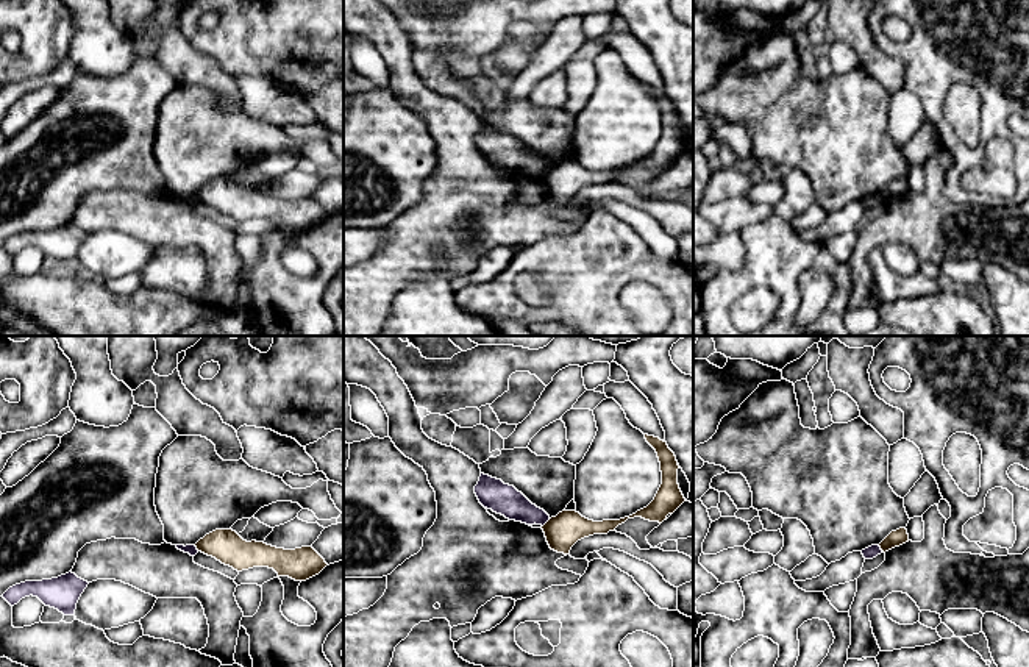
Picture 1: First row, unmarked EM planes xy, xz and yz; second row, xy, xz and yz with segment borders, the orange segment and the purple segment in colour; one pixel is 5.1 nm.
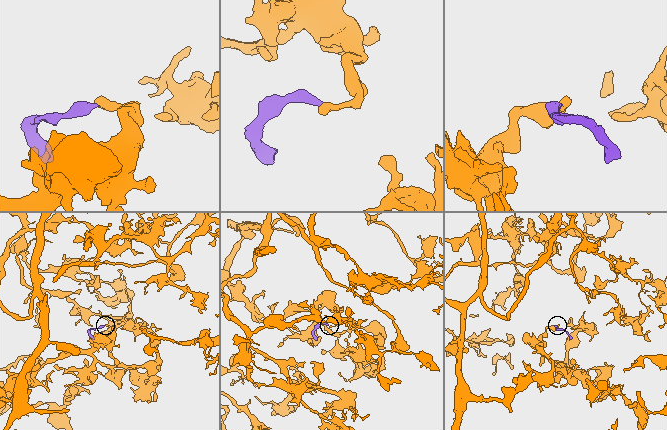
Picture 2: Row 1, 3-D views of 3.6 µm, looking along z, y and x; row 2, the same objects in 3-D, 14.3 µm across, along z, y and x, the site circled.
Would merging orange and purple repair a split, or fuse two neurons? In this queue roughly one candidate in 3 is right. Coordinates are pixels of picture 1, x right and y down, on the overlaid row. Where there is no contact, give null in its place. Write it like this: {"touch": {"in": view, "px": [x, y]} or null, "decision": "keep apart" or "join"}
{"touch": {"in": "xz", "px": [545, 524]}, "decision": "keep apart"}

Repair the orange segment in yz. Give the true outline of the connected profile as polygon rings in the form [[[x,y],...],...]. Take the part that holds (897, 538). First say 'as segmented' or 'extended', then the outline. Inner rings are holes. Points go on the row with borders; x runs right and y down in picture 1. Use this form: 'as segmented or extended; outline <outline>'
as segmented; outline [[[899,528],[896,531],[892,531],[881,544],[881,550],[885,553],[895,547],[899,547],[903,544],[909,542],[909,534],[906,528]]]

